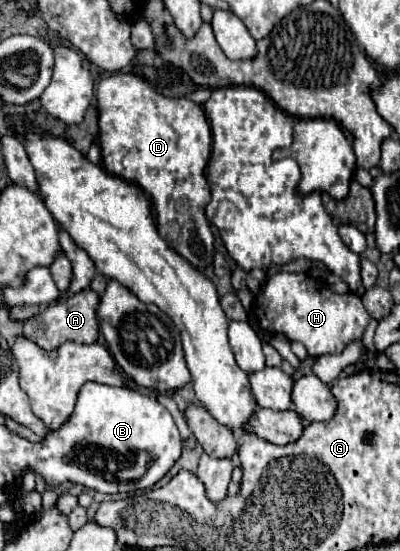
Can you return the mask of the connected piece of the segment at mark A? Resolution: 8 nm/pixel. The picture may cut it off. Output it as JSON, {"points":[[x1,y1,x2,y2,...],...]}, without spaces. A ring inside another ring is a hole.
{"points":[[84,289,68,299,60,299,58,303,46,307,38,315,24,321,24,337,34,341,44,351,52,351,58,345,66,341,74,343,94,343,98,339,98,321,96,321,96,307,98,307,98,295,92,289]]}

